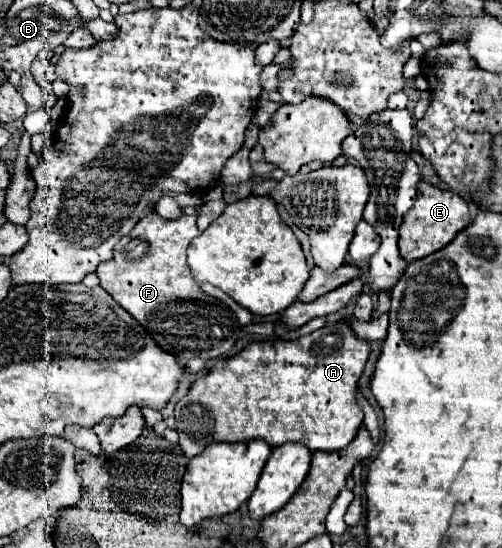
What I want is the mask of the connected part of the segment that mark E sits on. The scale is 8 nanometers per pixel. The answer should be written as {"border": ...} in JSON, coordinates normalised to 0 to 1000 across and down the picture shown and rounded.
{"border":[[[833,334],[833,359],[825,378],[805,392],[797,411],[797,465],[817,480],[825,473],[841,473],[884,447],[892,447],[912,422],[920,422],[936,407],[936,381],[932,367],[900,349],[880,349],[857,334]]]}

